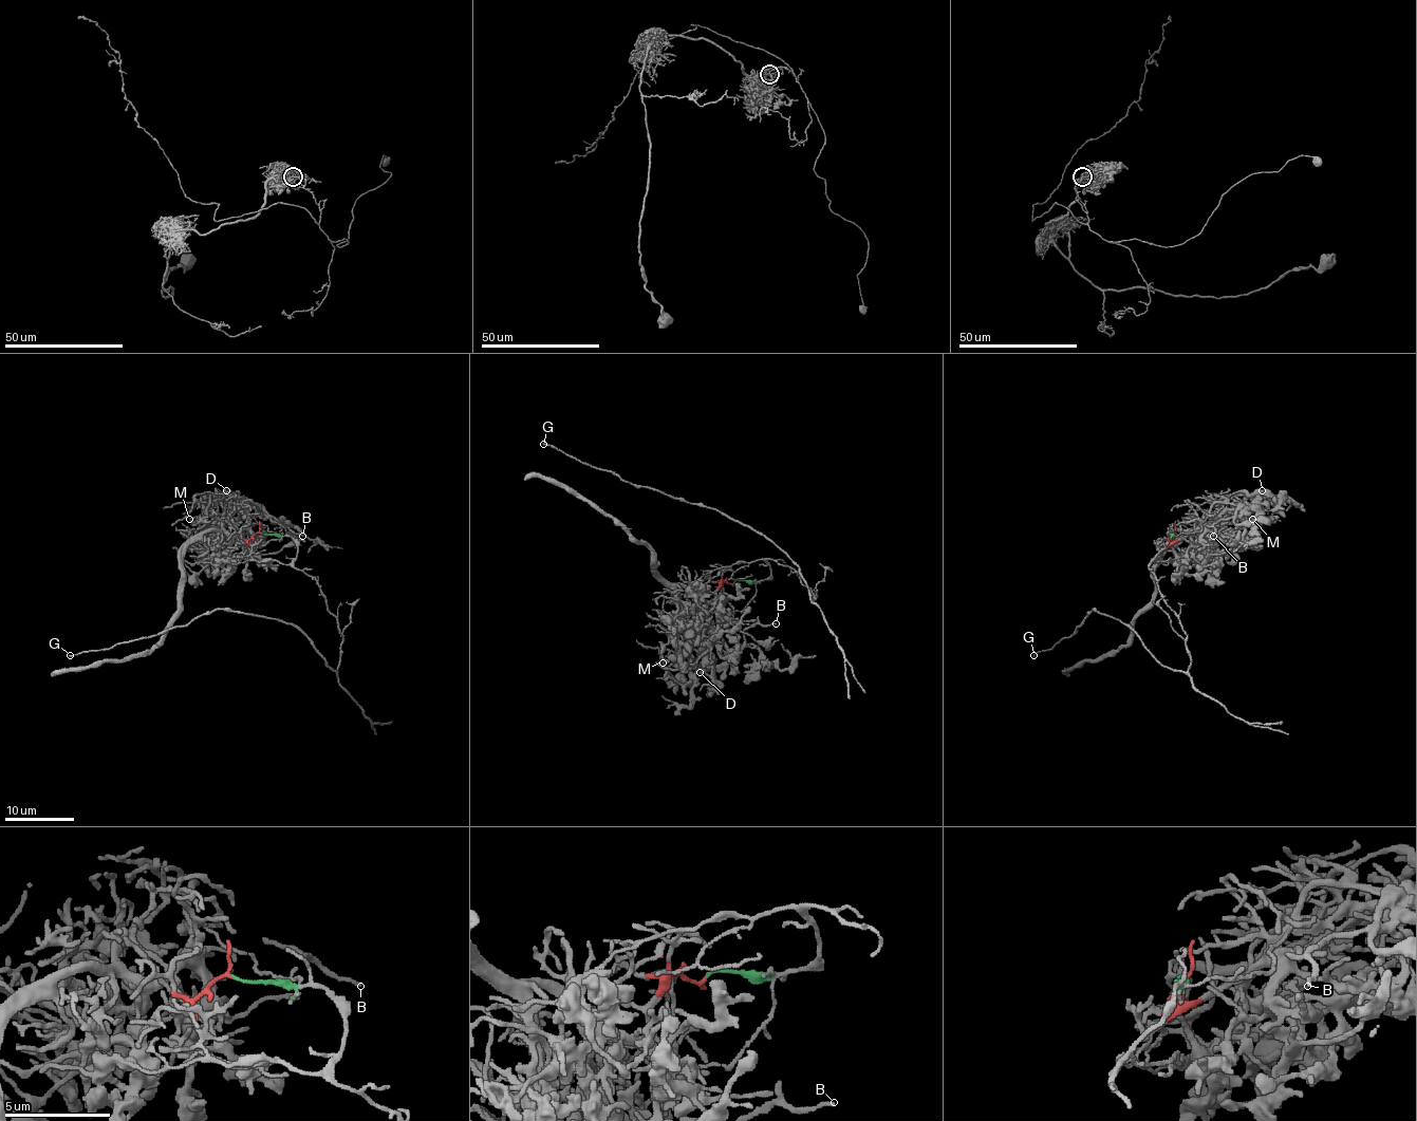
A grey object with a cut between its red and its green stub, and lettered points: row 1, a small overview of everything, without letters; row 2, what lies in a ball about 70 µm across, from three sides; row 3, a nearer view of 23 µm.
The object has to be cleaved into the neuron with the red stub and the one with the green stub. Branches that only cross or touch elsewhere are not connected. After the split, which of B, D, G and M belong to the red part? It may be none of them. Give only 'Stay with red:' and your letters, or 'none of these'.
Stay with red: B, D, M

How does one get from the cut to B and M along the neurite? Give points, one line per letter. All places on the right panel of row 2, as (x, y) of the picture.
B: (1172, 533), (1172, 541), (1188, 536), (1215, 503), (1238, 506), (1231, 517), (1214, 525), (1212, 536)
M: (1172, 533), (1172, 541), (1190, 535), (1198, 520), (1217, 522), (1242, 514), (1247, 522), (1252, 519)

